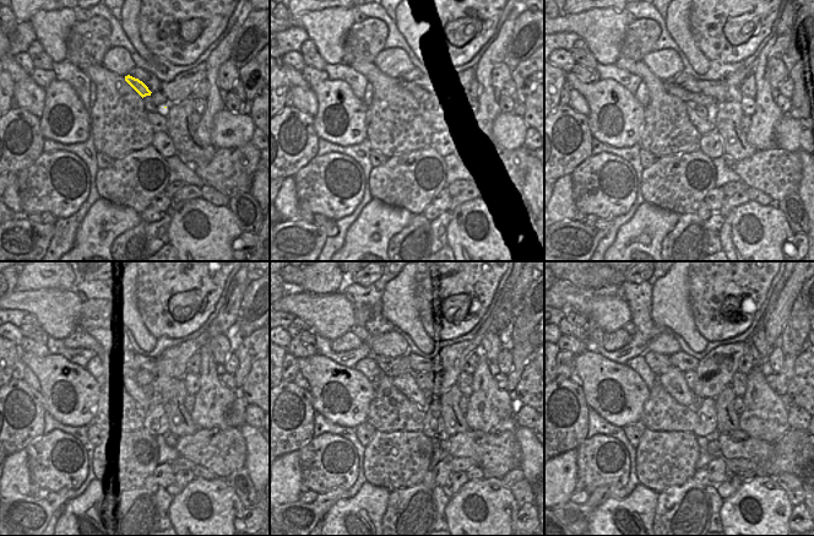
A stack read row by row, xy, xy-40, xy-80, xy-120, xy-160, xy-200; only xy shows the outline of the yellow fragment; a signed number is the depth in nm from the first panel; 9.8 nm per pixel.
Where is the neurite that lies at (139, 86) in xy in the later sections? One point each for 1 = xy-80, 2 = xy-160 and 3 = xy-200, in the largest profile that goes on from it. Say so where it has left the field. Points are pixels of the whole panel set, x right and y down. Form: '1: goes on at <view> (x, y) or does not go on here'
1: goes on at xy-80 (676, 90)
2: goes on at xy-160 (392, 367)
3: goes on at xy-200 (658, 363)

